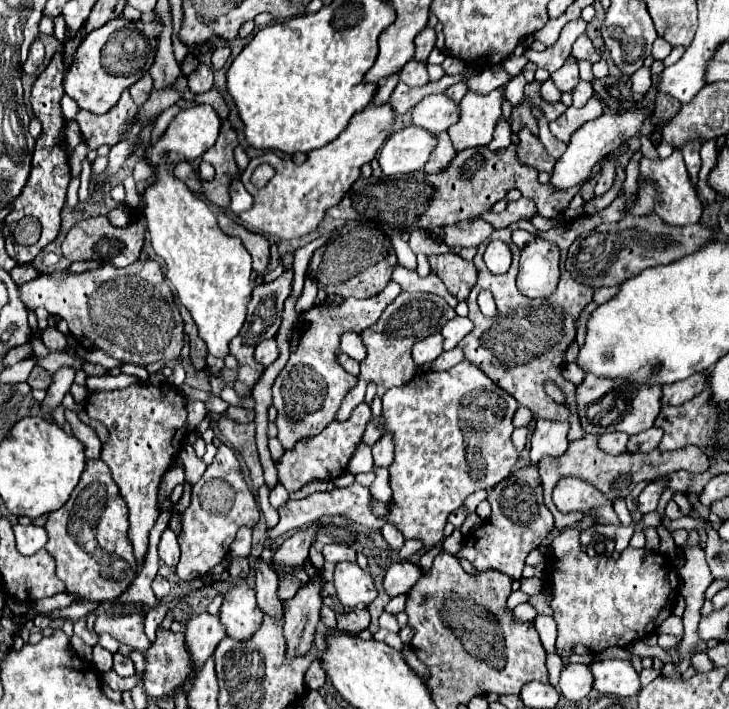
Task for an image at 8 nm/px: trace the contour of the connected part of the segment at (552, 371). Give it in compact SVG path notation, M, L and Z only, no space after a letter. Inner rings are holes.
M619 195L609 207L605 207L603 211L591 215L591 217L579 217L575 221L567 221L563 227L557 229L549 229L549 231L537 231L529 221L517 221L509 227L497 229L489 235L489 239L485 243L481 243L477 247L477 255L473 259L479 277L475 287L471 289L469 297L467 297L467 305L469 305L469 319L475 323L473 331L457 345L463 353L465 359L473 365L477 365L493 383L497 383L501 389L505 389L511 397L517 399L519 405L531 409L535 419L549 419L549 421L567 421L569 423L569 441L573 439L581 439L585 433L581 433L581 425L577 419L577 411L573 411L573 403L575 403L575 395L573 395L573 383L569 383L567 379L561 377L559 365L563 363L563 351L567 349L567 345L575 339L575 319L579 317L579 313L583 311L583 307L591 301L593 297L593 289L585 287L577 281L571 279L569 271L565 269L565 259L567 259L567 249L569 245L583 235L585 231L591 231L593 227L599 227L601 223L613 223L617 219L623 219L623 211L625 211L625 199L623 195ZM515 229L525 229L529 233L537 233L539 237L555 243L561 249L561 261L563 261L563 269L561 269L561 285L559 289L553 293L553 297L549 299L525 299L521 293L517 293L515 287L515 277L517 277L517 247L511 243L511 231ZM501 239L511 247L513 253L513 263L511 269L505 275L493 275L485 263L483 263L483 253L485 247L495 241ZM481 289L489 289L495 297L495 303L501 303L501 311L497 315L497 319L485 319L477 307L477 295ZM545 383L555 383L567 403L557 403L553 401L547 393L545 393Z

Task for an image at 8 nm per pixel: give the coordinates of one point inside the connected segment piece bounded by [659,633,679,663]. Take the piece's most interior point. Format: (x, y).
(668, 641)

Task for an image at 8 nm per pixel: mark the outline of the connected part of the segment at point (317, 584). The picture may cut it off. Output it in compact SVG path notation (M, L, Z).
M317 569L317 579L303 583L299 591L285 603L283 637L287 643L287 659L303 657L313 645L313 635L319 625L319 611L323 605L321 589L327 583L323 575L325 571Z

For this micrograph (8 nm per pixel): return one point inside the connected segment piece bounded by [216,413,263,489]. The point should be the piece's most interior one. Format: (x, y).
(241, 438)

